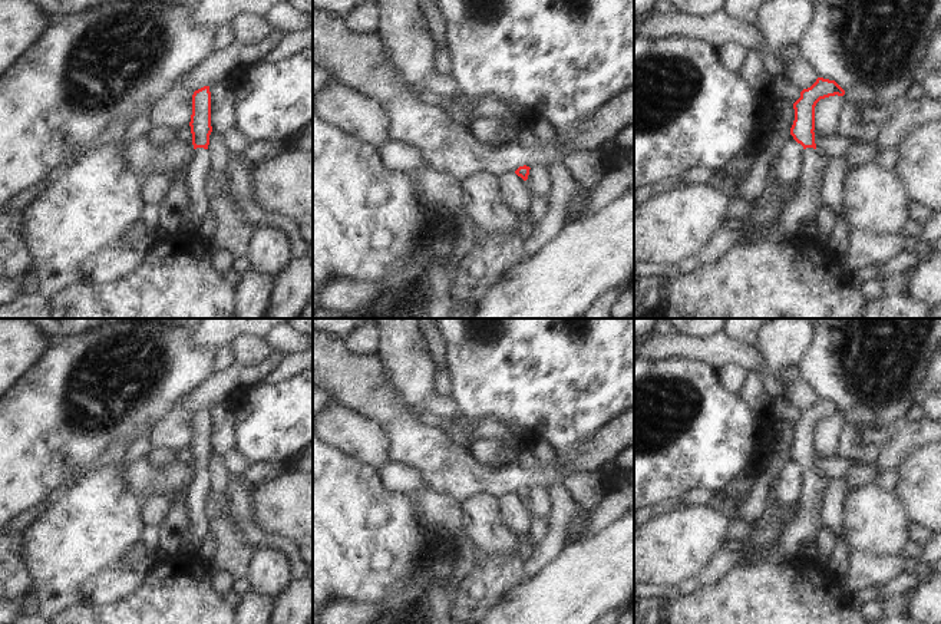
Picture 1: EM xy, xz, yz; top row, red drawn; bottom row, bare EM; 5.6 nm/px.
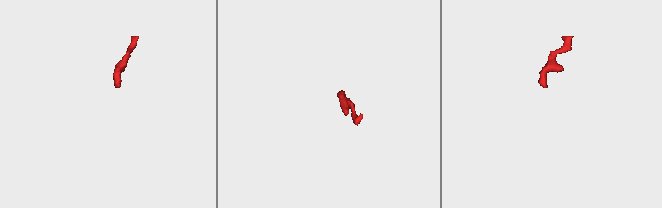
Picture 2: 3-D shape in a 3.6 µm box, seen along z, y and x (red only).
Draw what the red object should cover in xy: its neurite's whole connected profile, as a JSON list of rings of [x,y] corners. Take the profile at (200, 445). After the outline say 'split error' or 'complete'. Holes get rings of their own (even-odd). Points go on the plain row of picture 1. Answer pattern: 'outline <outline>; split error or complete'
outline [[[204,407],[192,416],[191,455],[194,478],[185,495],[185,516],[189,525],[188,545],[197,549],[202,538],[209,532],[209,521],[205,515],[205,504],[211,489],[211,475],[208,472],[211,448],[211,413]]]; split error

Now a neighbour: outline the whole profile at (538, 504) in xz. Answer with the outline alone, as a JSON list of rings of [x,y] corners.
[[[532,488],[526,501],[526,509],[532,519],[547,519],[549,515],[549,499],[544,488]]]

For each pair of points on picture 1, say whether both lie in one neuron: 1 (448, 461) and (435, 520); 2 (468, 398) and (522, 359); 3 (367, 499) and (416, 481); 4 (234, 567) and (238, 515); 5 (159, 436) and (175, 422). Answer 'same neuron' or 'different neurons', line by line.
1: different neurons
2: same neuron
3: different neurons
4: different neurons
5: same neuron

